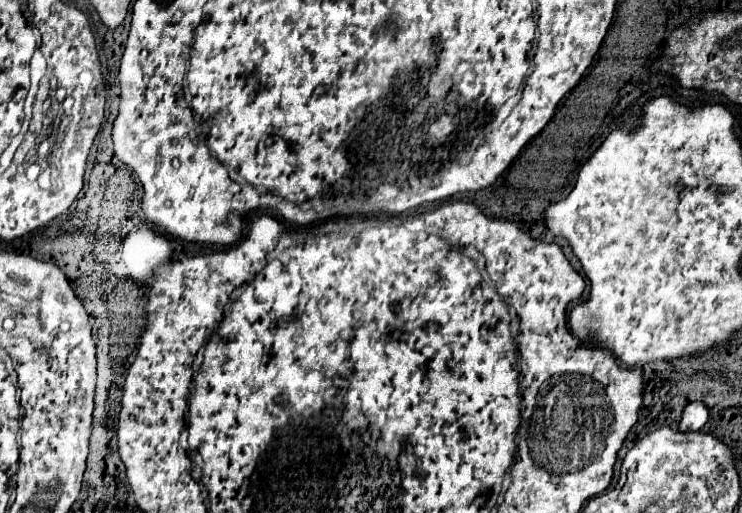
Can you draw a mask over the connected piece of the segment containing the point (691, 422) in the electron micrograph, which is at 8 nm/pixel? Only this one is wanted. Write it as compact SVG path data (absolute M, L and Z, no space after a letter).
M693 401L693 403L689 403L689 405L685 407L683 419L681 419L681 423L679 423L679 429L681 429L681 431L699 431L699 429L705 425L707 417L709 417L707 407L705 407L701 401Z

